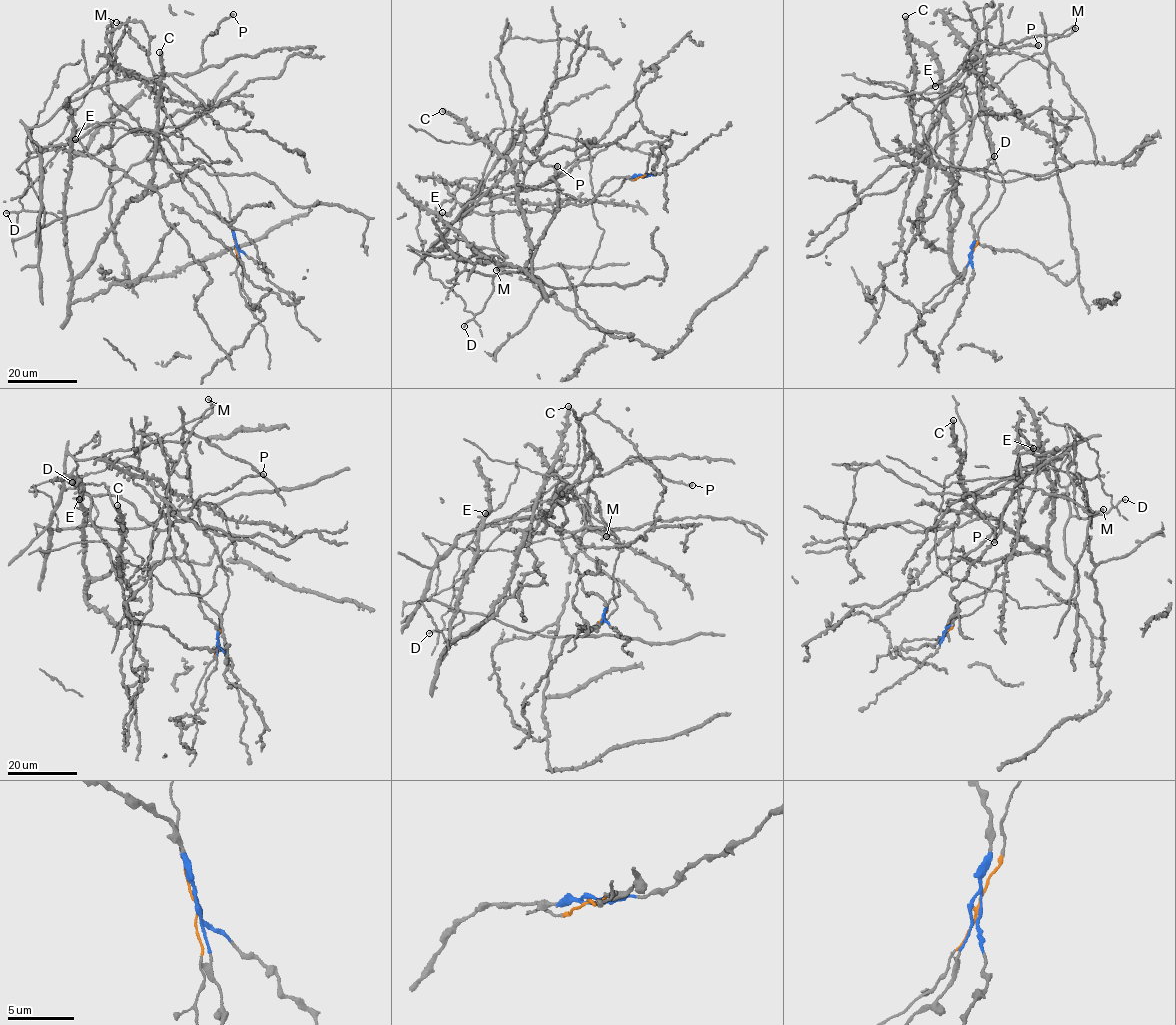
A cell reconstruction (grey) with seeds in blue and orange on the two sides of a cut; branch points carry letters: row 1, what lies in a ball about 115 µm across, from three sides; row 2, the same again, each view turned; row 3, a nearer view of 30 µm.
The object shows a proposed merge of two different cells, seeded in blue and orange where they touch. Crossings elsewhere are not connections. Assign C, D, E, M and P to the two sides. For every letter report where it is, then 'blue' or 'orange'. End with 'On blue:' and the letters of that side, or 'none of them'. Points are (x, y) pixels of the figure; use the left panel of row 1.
C: (159, 52) | blue
D: (6, 213) | orange
E: (75, 139) | blue
M: (116, 22) | blue
P: (233, 14) | blue
On blue: C, E, M, P

